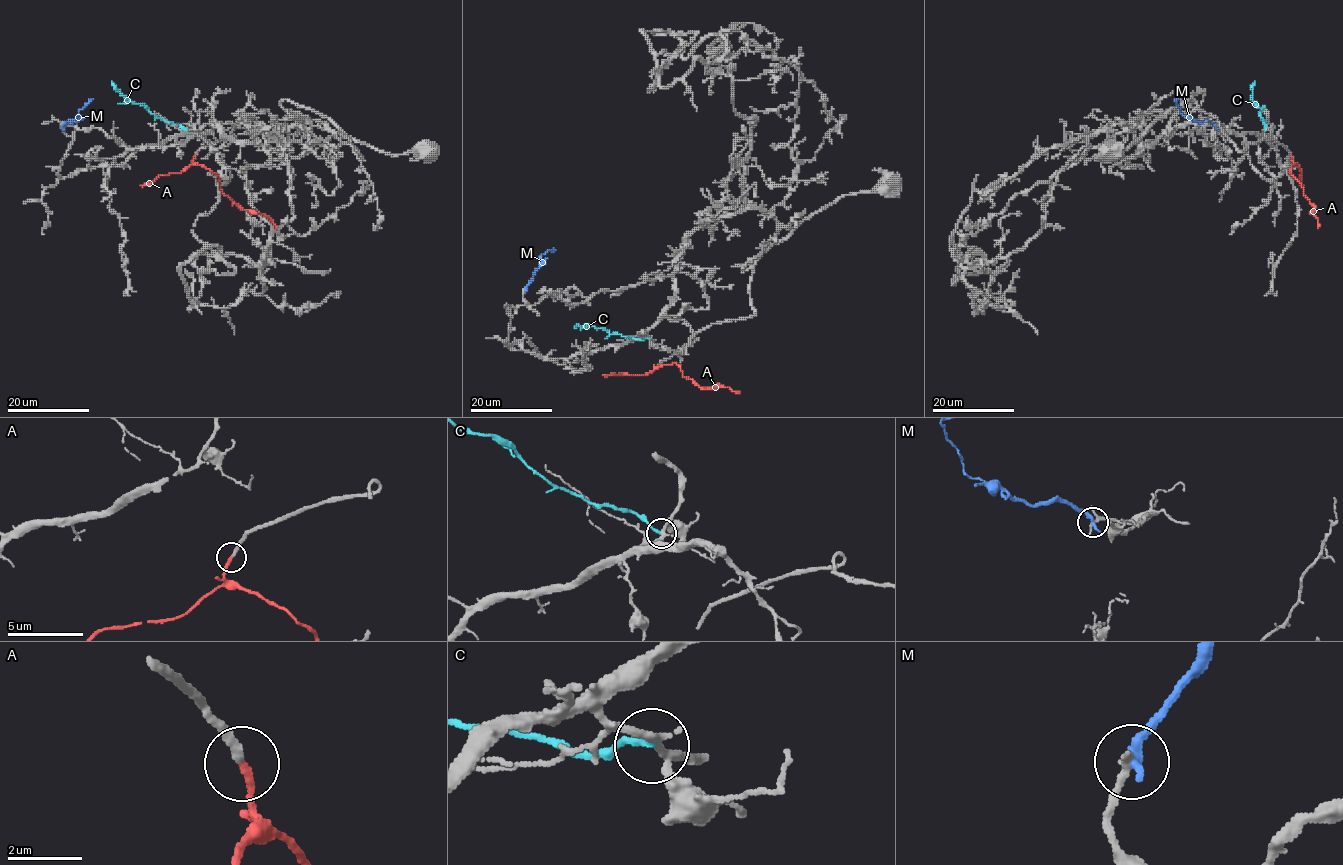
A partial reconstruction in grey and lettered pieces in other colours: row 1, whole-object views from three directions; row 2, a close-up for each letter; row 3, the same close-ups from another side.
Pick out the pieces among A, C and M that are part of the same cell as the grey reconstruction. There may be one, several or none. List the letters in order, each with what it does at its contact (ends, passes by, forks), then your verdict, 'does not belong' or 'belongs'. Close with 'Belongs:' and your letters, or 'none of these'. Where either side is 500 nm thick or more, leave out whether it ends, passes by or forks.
A: it ends there; belongs
C: it ends there; does not belong
M: it ends there; does not belong
Belongs: A

